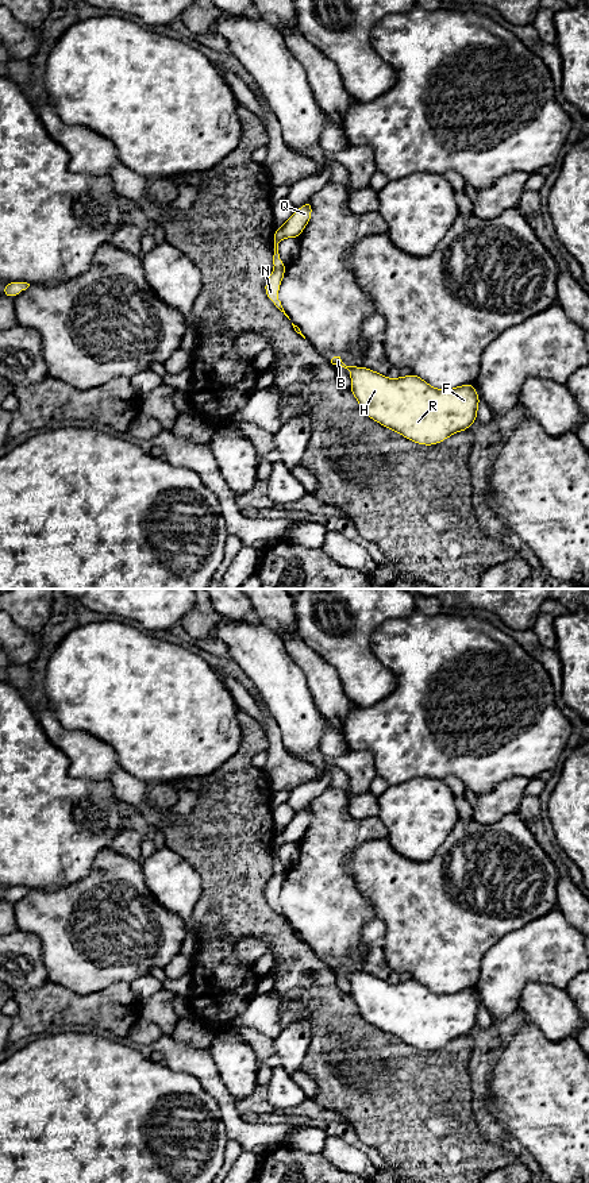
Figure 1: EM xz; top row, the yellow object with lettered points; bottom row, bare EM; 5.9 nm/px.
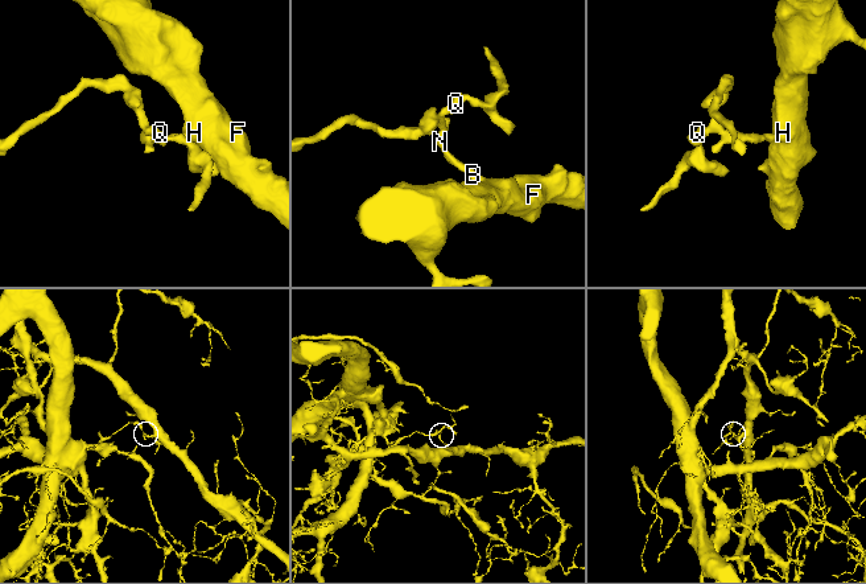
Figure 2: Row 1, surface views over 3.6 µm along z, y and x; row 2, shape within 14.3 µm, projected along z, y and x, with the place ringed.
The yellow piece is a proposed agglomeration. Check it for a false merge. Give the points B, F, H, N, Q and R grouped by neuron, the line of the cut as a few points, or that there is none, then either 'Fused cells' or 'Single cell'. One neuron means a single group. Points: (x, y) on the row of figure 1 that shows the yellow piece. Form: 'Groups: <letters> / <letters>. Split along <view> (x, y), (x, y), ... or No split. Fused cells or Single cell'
Groups: B F H N R / Q. Split along xz (284, 265), (274, 268). Fused cells

